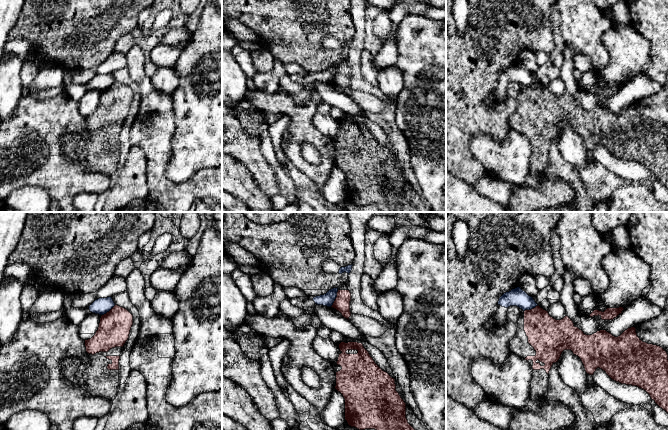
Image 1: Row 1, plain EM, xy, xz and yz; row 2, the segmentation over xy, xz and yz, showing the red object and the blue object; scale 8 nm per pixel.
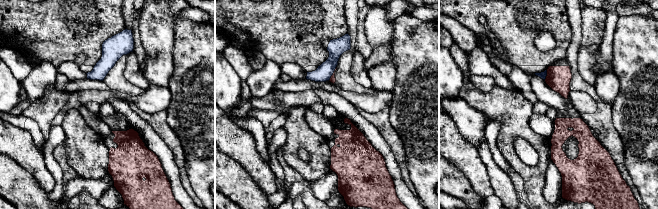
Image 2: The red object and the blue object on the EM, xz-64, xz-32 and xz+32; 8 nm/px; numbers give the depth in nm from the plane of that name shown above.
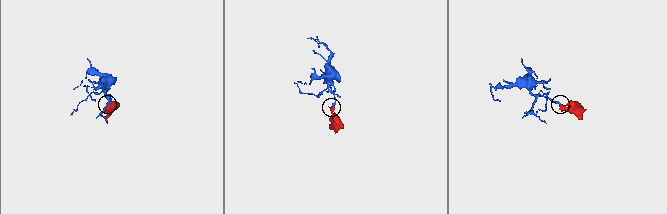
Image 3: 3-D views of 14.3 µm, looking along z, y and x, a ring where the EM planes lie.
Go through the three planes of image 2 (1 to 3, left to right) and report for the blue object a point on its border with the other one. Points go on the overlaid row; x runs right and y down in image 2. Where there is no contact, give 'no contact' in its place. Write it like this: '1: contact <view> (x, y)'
1: no contact
2: contact xz-32 (333, 73)
3: contact xz+32 (547, 75)

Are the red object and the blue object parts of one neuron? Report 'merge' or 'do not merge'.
do not merge

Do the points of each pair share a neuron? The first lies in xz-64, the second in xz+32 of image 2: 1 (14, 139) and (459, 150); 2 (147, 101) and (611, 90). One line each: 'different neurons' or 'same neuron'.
1: same neuron
2: different neurons

